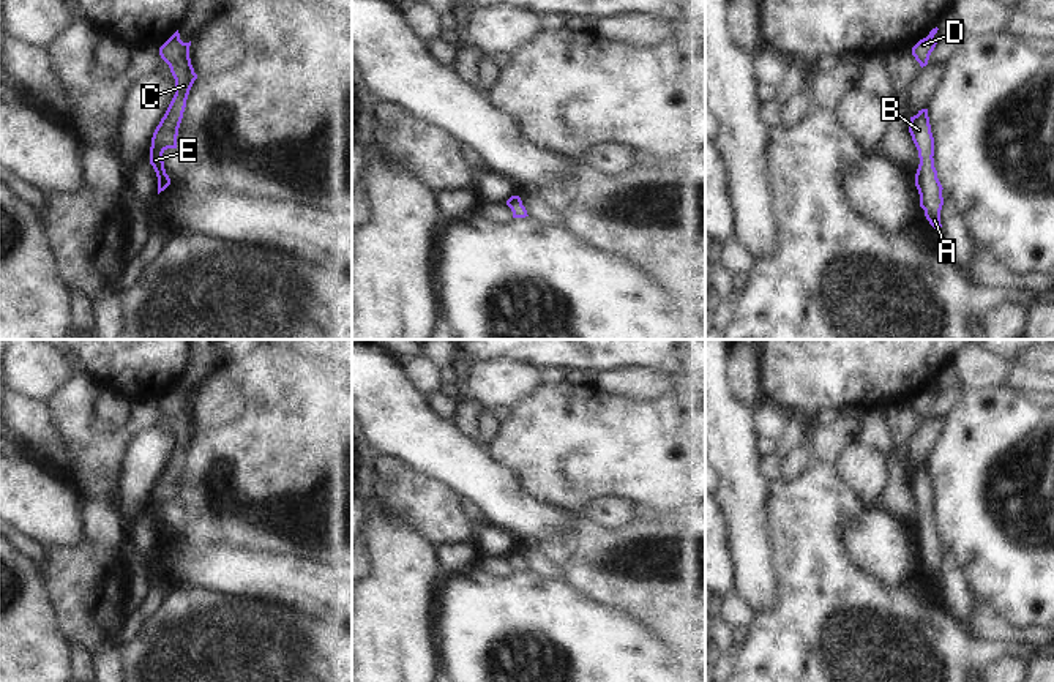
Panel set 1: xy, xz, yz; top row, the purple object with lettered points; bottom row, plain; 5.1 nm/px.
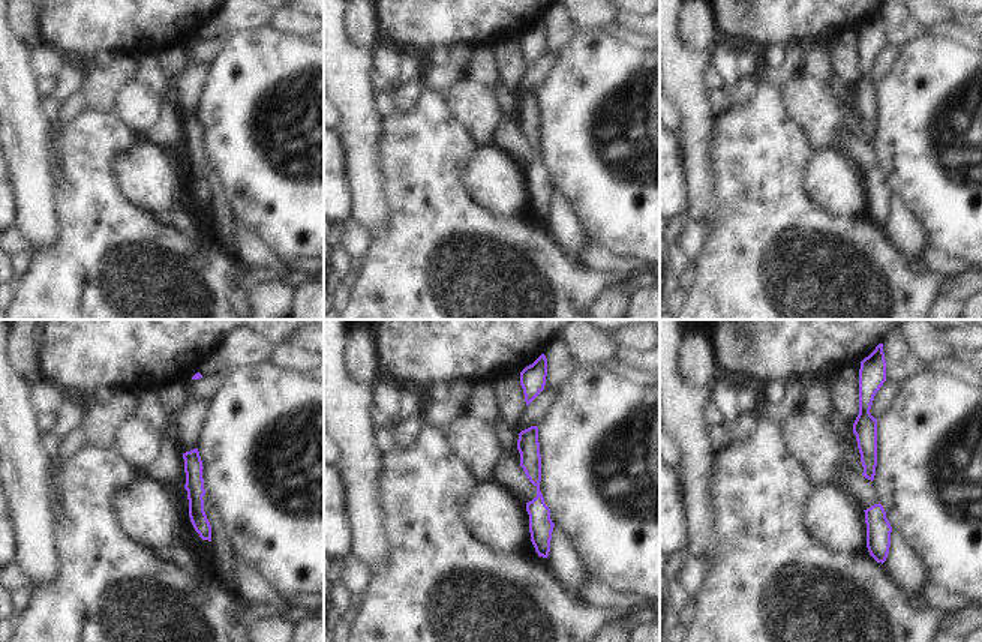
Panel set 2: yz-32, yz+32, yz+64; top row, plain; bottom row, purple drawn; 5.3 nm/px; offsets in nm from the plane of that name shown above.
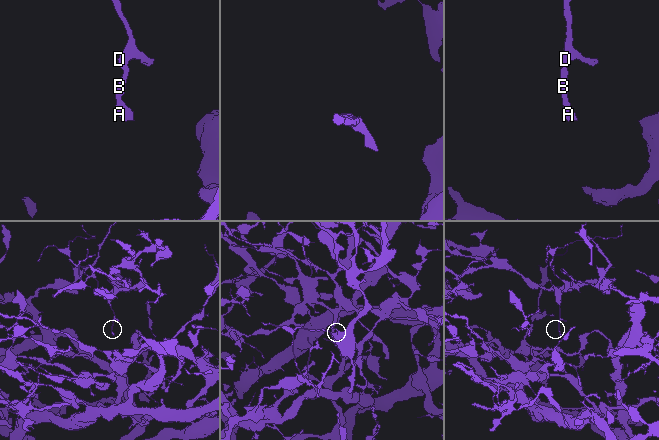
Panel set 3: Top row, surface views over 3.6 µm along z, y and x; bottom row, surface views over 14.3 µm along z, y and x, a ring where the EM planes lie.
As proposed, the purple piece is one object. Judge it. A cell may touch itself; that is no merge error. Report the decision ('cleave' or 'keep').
keep

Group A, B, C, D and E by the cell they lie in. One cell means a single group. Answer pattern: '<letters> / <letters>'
A B C D E

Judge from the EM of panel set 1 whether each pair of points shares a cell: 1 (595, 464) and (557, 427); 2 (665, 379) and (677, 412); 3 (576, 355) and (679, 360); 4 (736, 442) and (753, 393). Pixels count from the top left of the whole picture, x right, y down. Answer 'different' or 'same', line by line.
1: same
2: different
3: same
4: different

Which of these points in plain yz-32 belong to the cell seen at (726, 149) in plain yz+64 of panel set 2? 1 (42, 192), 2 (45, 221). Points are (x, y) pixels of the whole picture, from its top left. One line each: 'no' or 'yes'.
1: no
2: no

